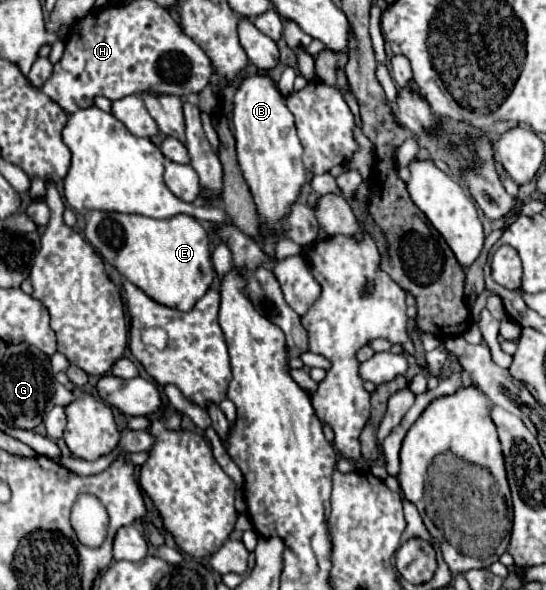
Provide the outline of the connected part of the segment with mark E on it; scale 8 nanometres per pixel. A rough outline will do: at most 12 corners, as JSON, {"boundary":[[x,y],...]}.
{"boundary":[[93,211],[85,235],[145,295],[191,311],[215,279],[189,215]]}

